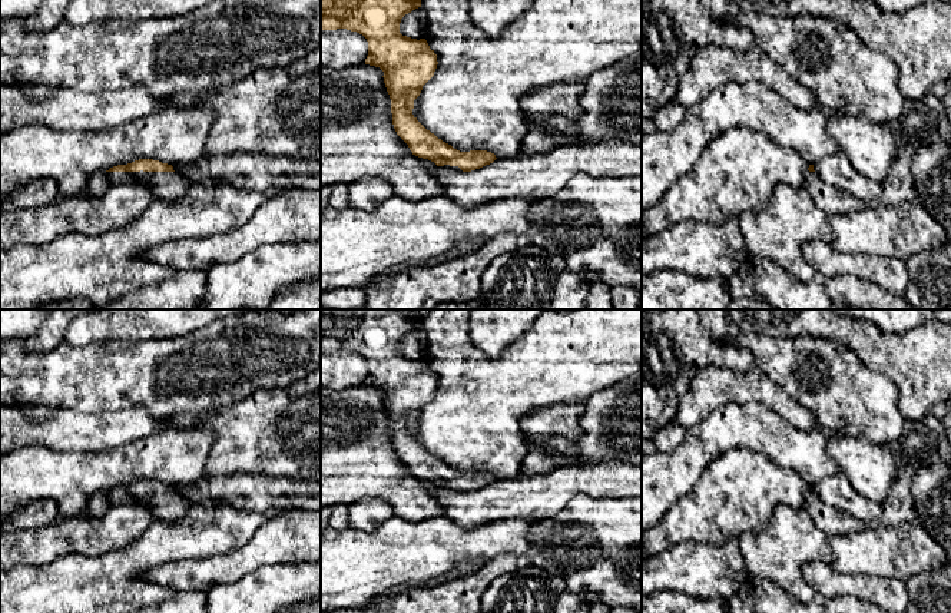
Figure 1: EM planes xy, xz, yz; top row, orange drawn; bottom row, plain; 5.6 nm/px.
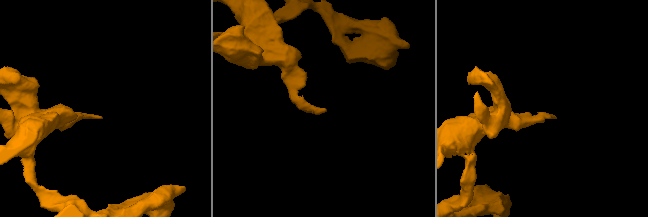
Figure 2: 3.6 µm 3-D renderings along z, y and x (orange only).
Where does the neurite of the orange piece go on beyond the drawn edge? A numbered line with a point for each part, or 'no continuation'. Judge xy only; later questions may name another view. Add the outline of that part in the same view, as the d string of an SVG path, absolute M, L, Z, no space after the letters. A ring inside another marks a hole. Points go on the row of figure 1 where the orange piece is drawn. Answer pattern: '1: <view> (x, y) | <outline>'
1: xy (169, 186) | M112 172L113 185L142 180L152 190L152 199L176 202L185 196L189 182L176 172Z

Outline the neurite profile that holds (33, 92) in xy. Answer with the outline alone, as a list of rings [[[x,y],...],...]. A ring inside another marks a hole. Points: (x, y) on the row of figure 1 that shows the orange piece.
[[[36,85],[23,86],[23,90],[30,100],[42,100],[53,92],[50,87]]]

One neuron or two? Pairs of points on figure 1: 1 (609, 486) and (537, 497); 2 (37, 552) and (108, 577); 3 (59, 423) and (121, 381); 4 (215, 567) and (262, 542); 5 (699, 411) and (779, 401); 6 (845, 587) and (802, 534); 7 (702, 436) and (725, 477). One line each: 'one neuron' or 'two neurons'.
1: one neuron
2: two neurons
3: two neurons
4: one neuron
5: one neuron
6: two neurons
7: two neurons

